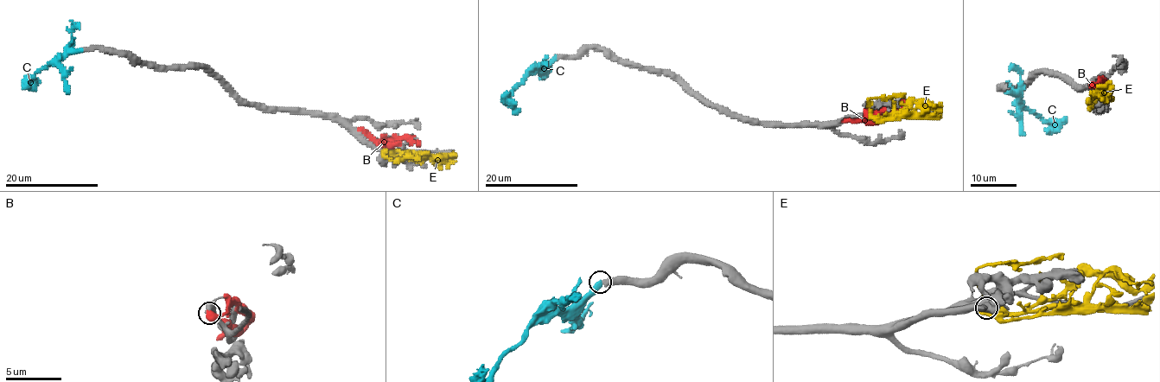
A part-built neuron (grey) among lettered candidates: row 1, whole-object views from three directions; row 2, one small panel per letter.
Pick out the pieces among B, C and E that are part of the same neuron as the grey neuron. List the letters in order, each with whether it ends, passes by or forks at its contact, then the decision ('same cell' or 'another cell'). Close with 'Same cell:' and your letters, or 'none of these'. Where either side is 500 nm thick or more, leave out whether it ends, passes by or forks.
B: another cell
C: same cell
E: another cell
Same cell: C

